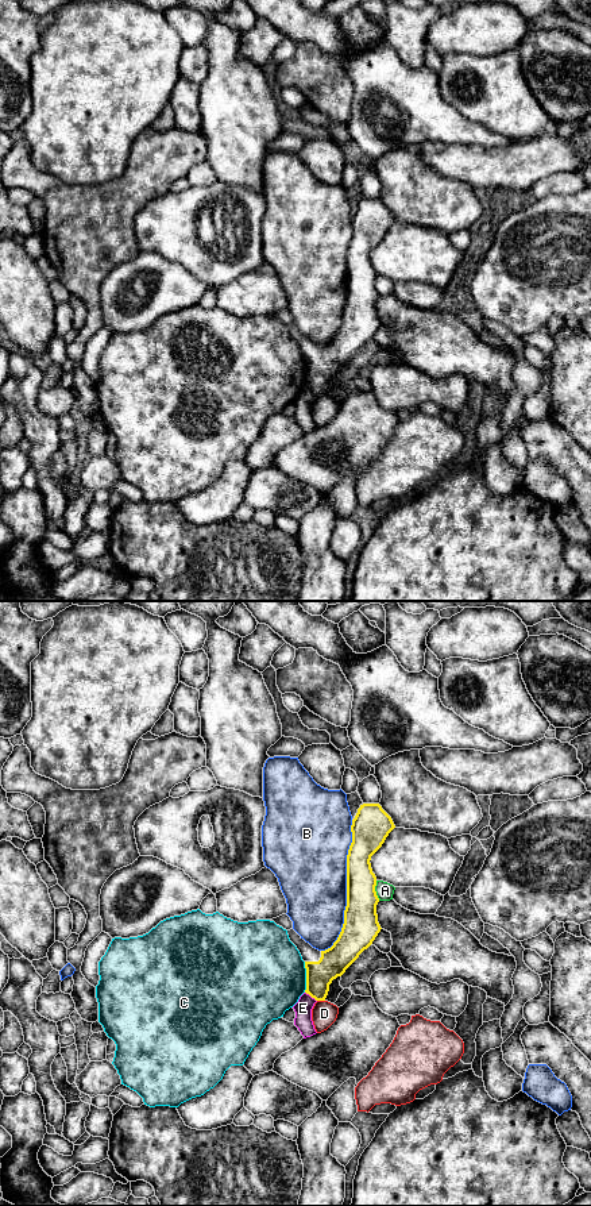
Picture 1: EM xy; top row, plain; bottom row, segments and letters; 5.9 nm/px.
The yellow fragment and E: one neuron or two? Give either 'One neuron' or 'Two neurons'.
Two neurons

